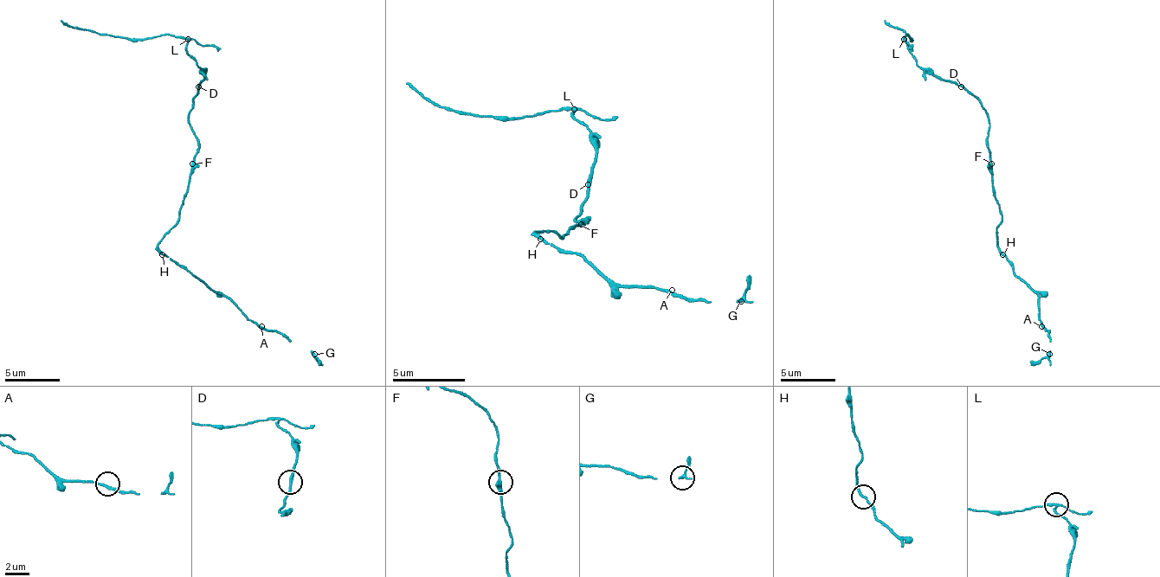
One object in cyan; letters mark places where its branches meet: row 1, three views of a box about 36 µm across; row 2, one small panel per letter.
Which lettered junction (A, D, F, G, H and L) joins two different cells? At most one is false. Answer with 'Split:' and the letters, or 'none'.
Split: L

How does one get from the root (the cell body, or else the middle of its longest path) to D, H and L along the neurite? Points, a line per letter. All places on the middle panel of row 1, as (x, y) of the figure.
D: (584, 221), (576, 221), (576, 217), (581, 214), (581, 206), (588, 199), (588, 184)
H: (584, 221), (563, 239), (555, 232), (537, 232), (540, 239)
L: (584, 221), (576, 217), (588, 199), (595, 137), (573, 115), (573, 108)

